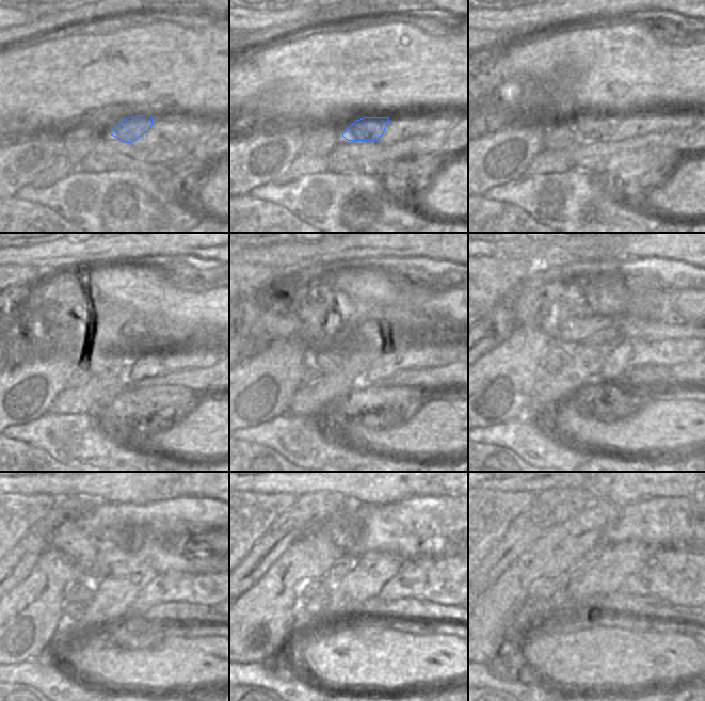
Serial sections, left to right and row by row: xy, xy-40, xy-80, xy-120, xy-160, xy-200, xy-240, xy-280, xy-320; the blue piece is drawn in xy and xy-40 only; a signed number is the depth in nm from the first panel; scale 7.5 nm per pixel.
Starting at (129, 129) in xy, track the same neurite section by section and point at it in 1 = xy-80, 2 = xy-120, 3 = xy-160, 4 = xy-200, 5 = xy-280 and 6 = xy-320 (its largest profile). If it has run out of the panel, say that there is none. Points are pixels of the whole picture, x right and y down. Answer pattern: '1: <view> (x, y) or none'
1: xy-80 (589, 127)
2: xy-120 (115, 366)
3: xy-160 (327, 360)
4: xy-200 (557, 354)
5: xy-280 (304, 590)
6: xy-320 (544, 588)

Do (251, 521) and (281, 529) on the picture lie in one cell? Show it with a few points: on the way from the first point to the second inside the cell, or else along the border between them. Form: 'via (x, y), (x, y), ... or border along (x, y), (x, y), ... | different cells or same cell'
border along (288, 509), (253, 544) | different cells

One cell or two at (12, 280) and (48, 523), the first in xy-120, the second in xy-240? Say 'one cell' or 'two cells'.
two cells

